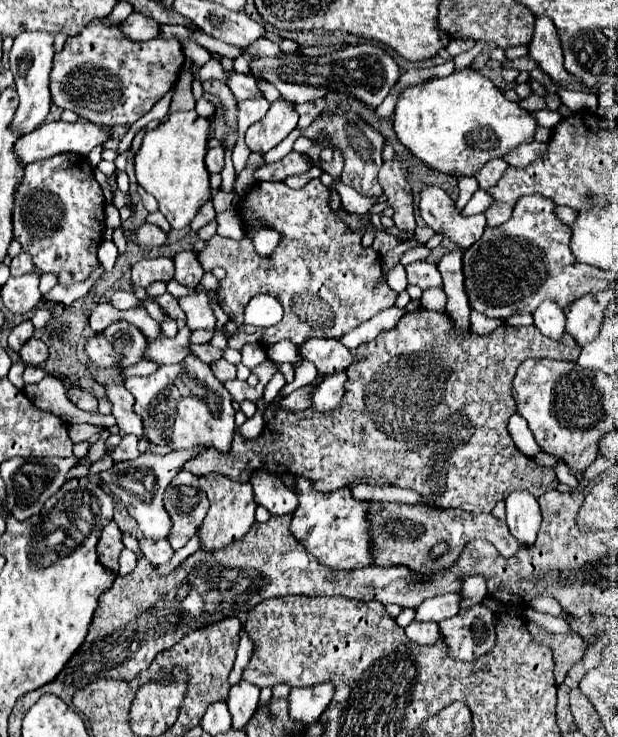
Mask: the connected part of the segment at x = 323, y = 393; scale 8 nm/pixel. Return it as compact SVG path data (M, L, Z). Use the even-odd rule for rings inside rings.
M336 371L326 375L326 379L320 383L320 387L312 397L314 409L318 411L336 409L344 397L344 383L346 383L346 371Z

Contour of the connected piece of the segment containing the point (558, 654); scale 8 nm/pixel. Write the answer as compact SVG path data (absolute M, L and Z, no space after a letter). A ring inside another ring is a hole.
M528 621L528 631L534 635L536 641L546 643L552 649L554 679L556 685L560 685L566 677L566 671L584 657L588 643L578 633L550 633L532 621Z

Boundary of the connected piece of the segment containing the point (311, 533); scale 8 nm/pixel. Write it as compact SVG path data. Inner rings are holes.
M296 477L296 489L300 505L292 513L290 533L304 545L304 549L312 553L322 565L332 569L360 569L372 565L368 543L370 523L366 519L368 503L352 499L350 489L320 493L310 485L310 481L302 477Z

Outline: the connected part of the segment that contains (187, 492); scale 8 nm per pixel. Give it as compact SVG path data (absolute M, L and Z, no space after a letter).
M180 471L166 487L164 509L172 521L168 541L172 549L182 549L208 511L208 497L202 493L198 477L188 471Z

